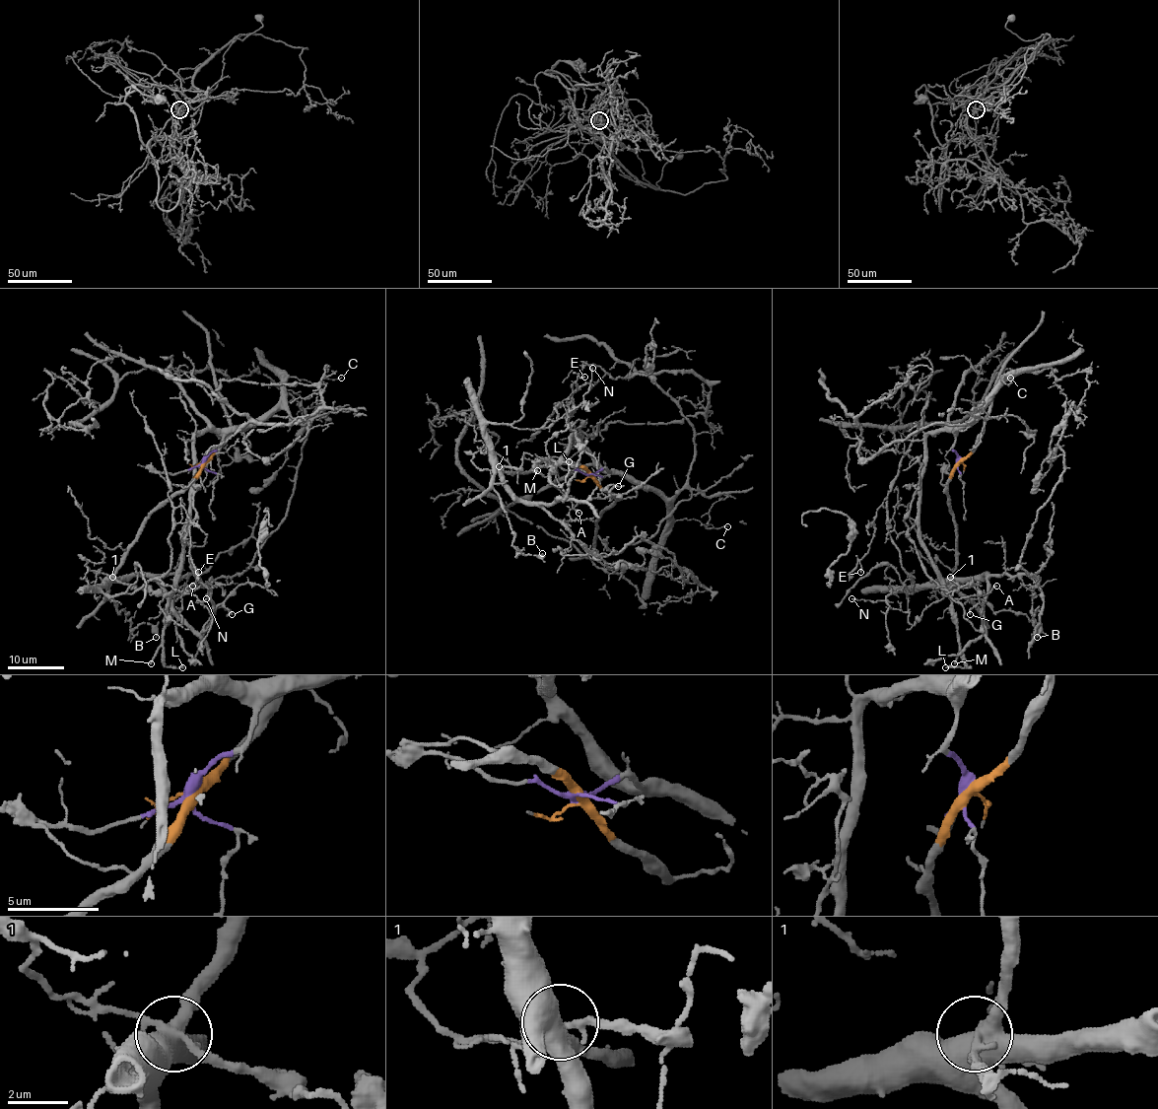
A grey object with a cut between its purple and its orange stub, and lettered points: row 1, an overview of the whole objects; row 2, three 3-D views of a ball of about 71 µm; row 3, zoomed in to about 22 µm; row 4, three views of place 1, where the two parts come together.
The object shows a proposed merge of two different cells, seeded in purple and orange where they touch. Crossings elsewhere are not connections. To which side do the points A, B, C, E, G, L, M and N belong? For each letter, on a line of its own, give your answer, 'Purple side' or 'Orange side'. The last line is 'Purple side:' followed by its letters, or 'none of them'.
A: Purple side
B: Orange side
C: Purple side
E: Orange side
G: Orange side
L: Purple side
M: Purple side
N: Orange side
Purple side: A, C, L, M

